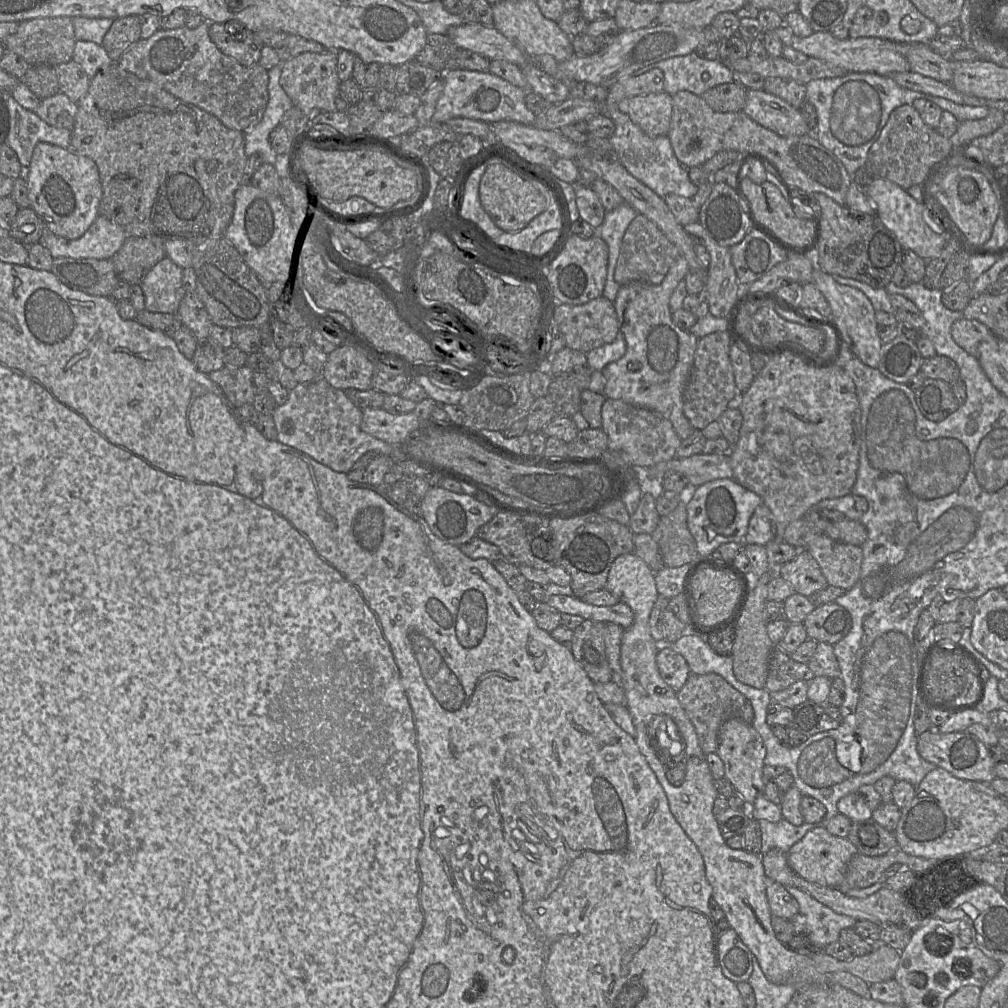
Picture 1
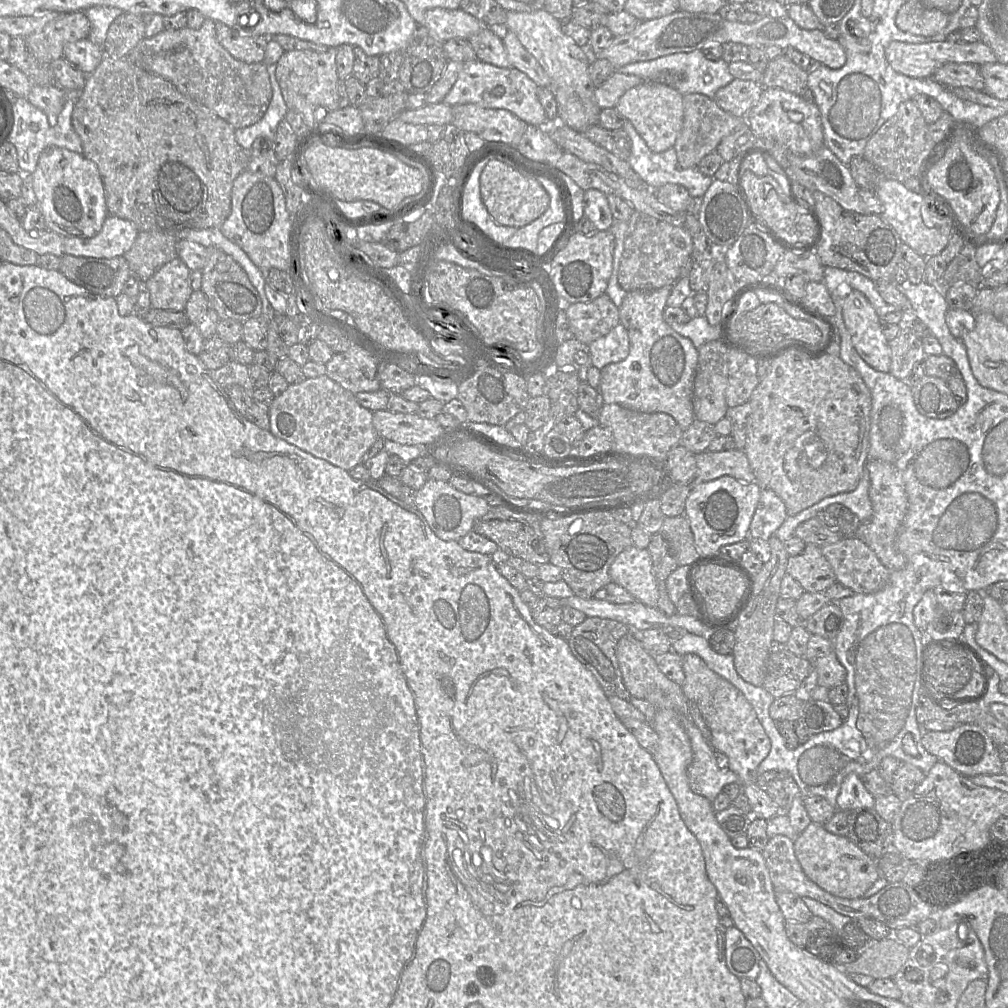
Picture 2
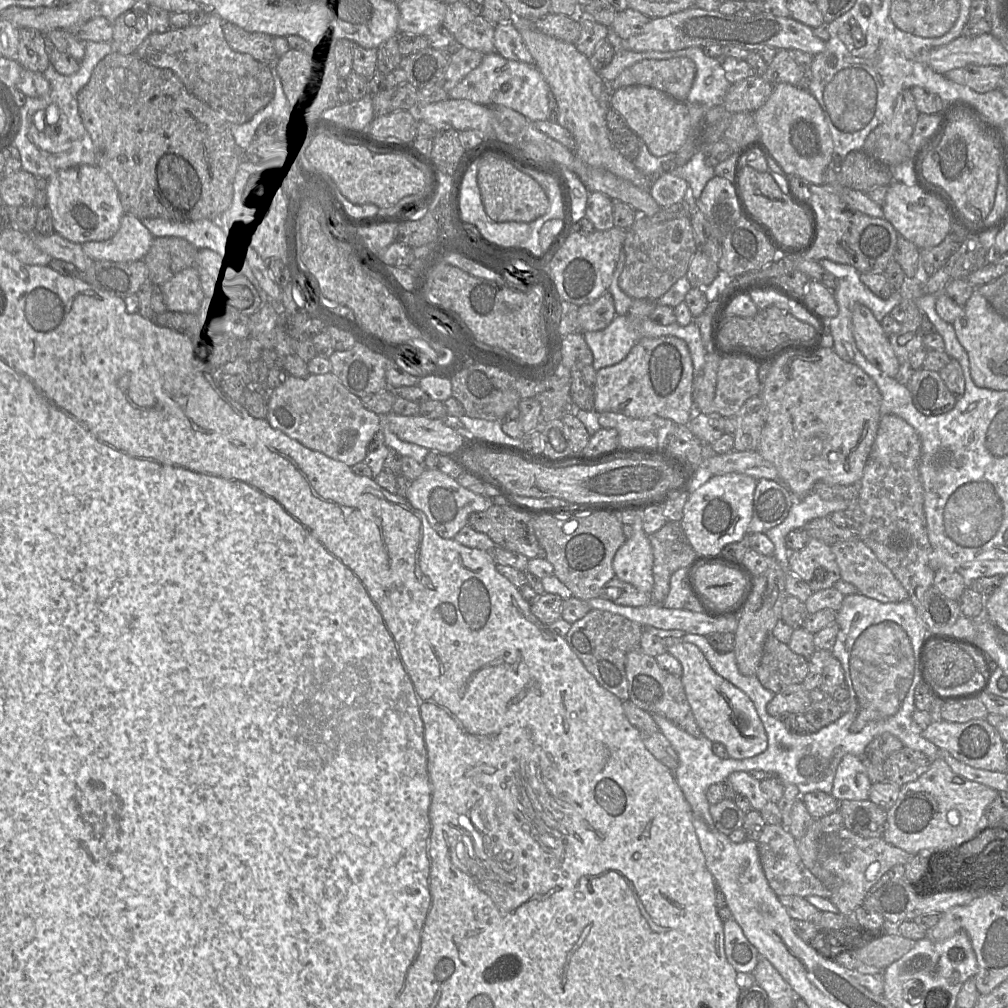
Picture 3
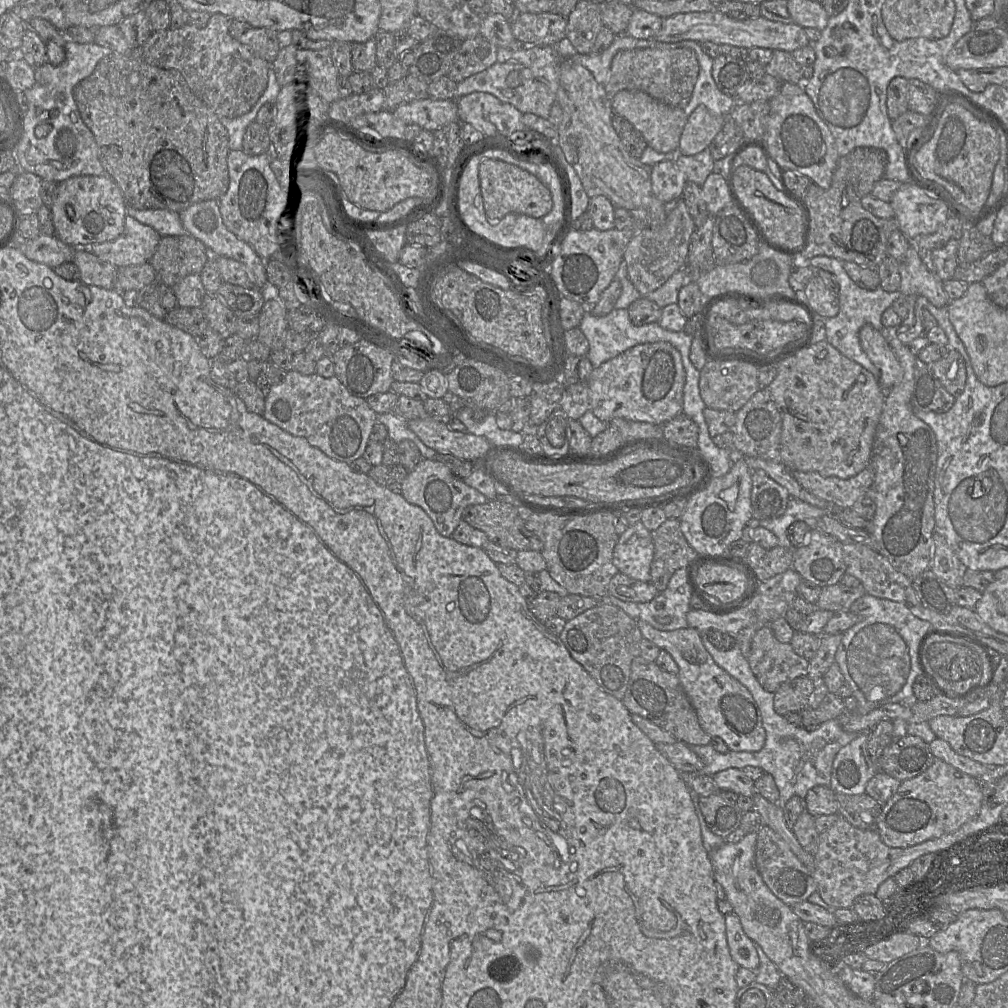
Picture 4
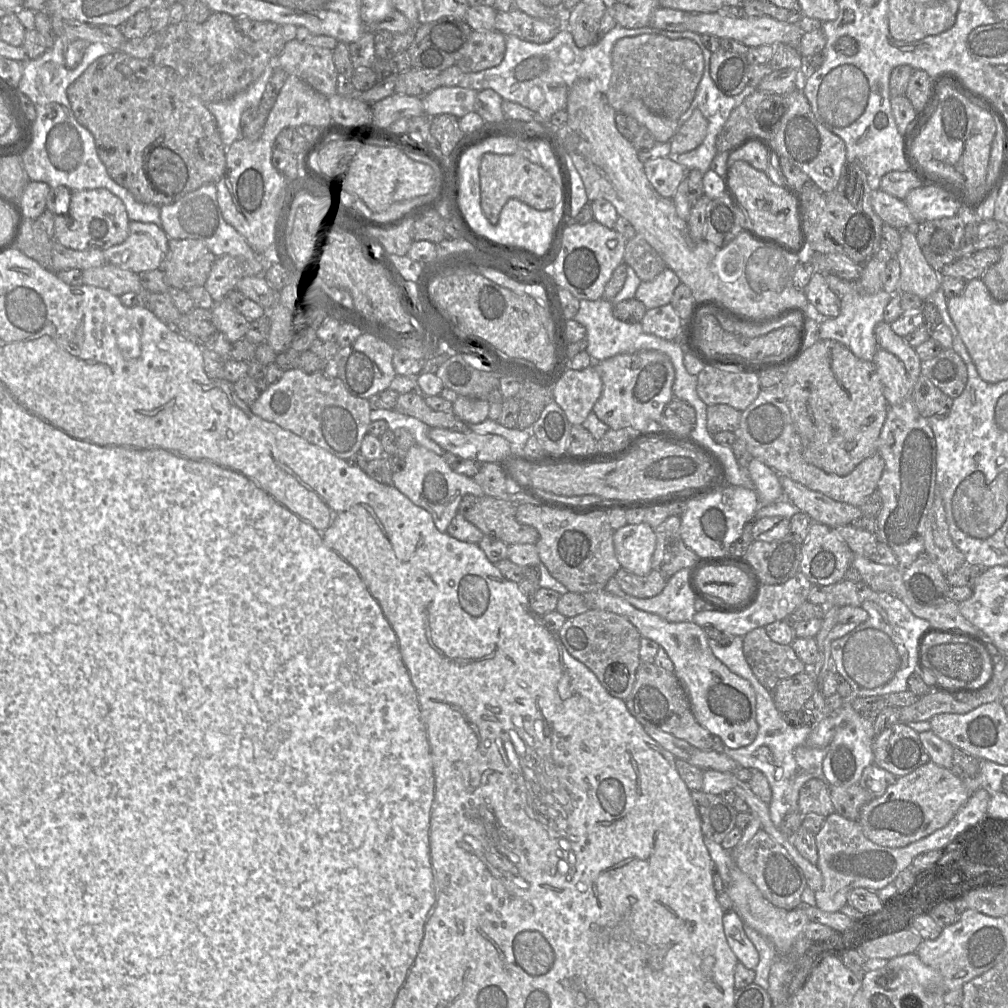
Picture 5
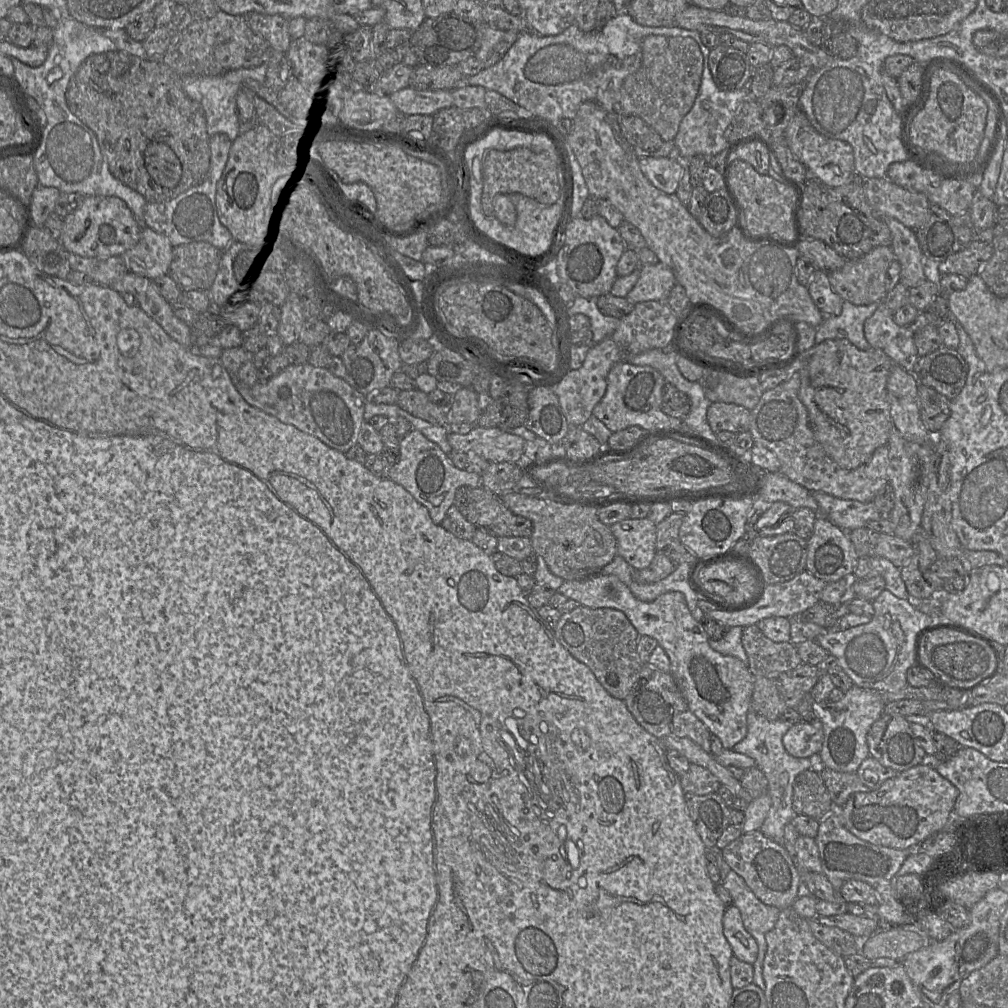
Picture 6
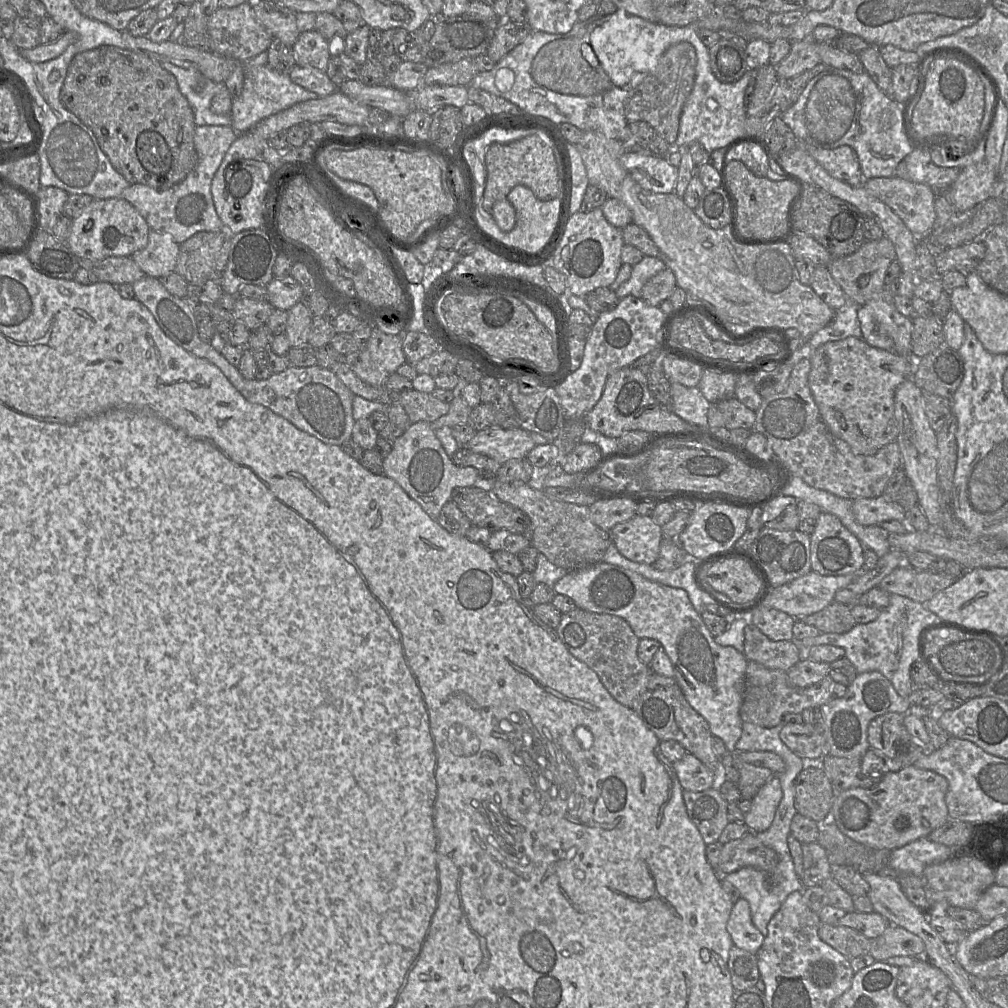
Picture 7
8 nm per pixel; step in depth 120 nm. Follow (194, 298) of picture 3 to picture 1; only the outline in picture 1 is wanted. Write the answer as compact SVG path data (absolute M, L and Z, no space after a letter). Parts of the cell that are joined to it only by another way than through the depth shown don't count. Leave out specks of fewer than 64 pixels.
M164 257L147 273L139 284L144 294L145 310L176 314L186 291L183 269Z

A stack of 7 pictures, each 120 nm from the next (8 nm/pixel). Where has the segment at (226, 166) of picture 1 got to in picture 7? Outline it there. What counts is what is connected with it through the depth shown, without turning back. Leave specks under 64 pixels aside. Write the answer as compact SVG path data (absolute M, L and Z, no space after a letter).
M102 45L80 52L73 57L68 66L66 79L60 91L60 101L67 110L75 114L93 131L102 151L107 155L112 166L130 184L143 184L158 191L165 191L181 183L194 171L198 163L198 154L195 146L195 130L197 125L194 111L187 98L181 93L175 76L164 69L161 63L145 54L112 45Z

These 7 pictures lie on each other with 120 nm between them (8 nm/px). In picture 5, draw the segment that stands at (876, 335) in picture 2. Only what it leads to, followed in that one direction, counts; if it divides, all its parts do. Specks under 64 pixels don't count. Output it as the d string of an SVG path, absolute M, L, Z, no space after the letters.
M878 348L873 362L882 384L882 392L889 406L903 402L909 395L913 398L913 383L909 380L903 362L890 352Z

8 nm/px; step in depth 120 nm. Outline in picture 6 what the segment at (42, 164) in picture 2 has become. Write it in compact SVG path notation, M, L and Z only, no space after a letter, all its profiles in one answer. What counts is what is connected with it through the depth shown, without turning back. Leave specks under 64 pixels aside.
M84 196L79 207L63 221L59 239L63 247L69 253L91 258L121 256L138 243L142 228L127 204L118 197Z

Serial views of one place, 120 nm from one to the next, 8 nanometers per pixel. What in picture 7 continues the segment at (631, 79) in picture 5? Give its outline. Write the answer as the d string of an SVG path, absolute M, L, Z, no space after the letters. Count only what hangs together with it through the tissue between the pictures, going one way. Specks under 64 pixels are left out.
M679 42L671 45L660 57L654 74L647 76L635 88L635 94L626 101L624 115L628 123L647 122L670 145L675 145L683 106L694 86L696 64L697 54L692 44Z

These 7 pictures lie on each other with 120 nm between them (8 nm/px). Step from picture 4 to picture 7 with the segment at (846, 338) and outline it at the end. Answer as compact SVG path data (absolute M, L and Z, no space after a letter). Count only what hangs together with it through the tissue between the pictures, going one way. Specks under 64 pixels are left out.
M848 302L836 311L833 320L817 331L806 341L806 353L810 353L829 341L843 340L848 337L862 338L858 319L860 305Z

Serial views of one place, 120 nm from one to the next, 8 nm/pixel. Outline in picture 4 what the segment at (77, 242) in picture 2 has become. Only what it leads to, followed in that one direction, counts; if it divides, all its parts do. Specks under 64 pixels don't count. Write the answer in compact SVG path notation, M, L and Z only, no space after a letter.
M127 214L124 231L113 241L94 244L88 249L116 268L149 263L161 235L151 226L140 223Z

